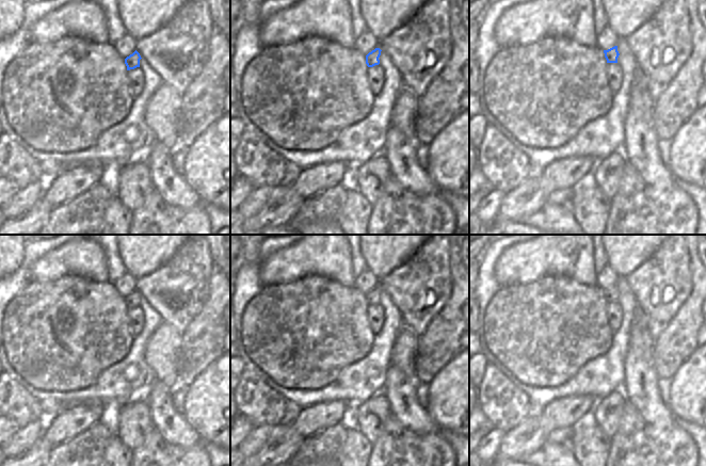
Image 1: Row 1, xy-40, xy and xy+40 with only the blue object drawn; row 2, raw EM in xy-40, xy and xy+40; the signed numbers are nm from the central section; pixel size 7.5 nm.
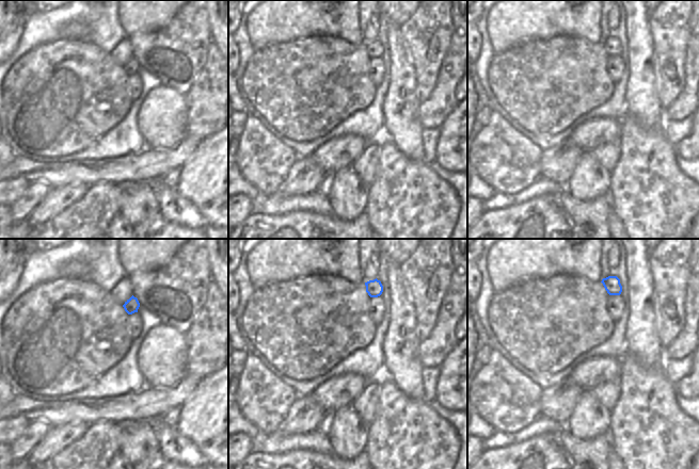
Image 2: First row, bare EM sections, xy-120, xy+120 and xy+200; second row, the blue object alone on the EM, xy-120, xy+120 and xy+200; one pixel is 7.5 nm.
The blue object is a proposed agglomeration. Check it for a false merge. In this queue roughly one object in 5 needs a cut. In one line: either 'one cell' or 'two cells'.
one cell

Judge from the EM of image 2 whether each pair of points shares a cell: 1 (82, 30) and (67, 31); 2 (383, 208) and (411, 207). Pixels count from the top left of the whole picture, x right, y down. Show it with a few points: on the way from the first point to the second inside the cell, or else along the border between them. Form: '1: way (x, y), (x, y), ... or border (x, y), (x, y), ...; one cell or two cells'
1: way (79, 31), (70, 31); one cell
2: way (390, 208), (404, 207); one cell

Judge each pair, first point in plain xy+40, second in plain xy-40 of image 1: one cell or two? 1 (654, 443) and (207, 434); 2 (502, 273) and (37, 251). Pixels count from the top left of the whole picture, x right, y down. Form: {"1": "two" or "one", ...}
{"1": "two", "2": "two"}

